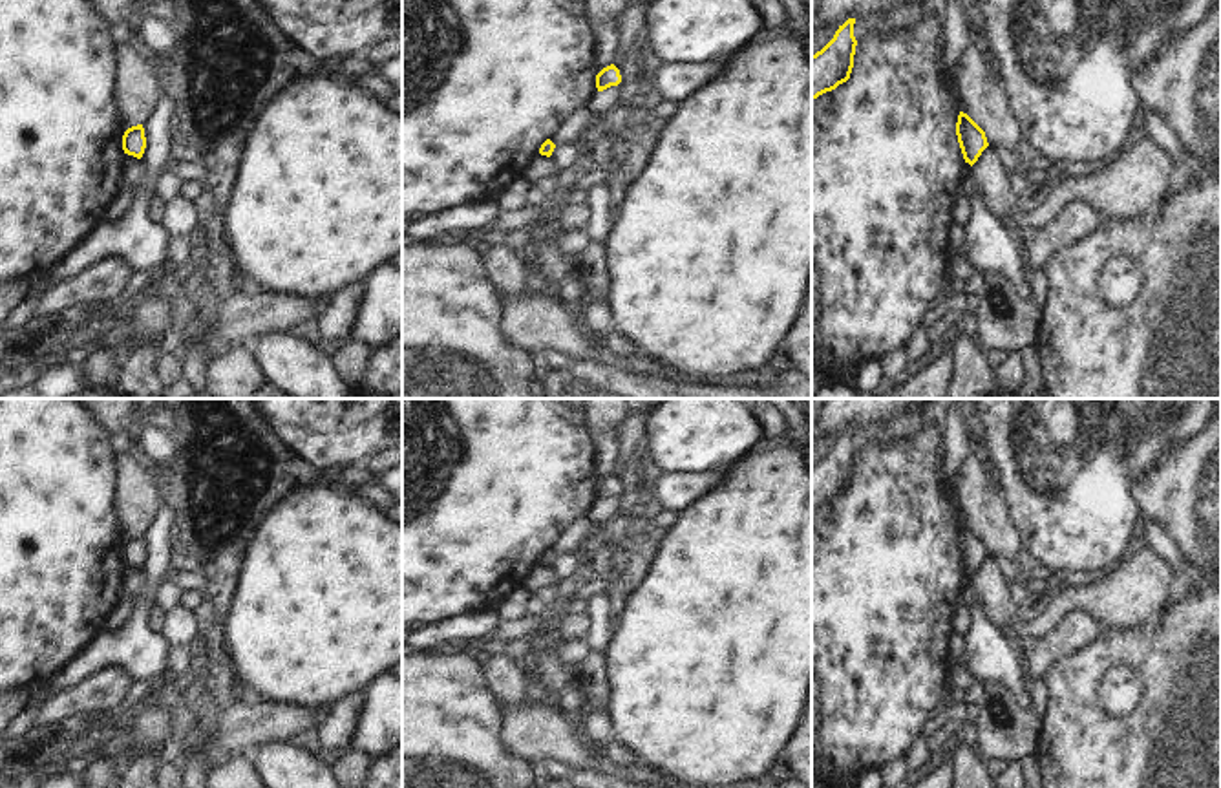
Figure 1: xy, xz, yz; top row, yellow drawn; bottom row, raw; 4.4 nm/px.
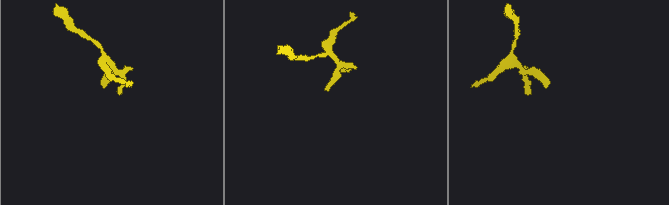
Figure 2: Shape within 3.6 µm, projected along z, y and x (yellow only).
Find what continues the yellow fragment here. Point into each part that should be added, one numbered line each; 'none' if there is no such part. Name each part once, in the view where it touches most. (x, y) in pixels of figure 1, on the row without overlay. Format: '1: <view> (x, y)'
none

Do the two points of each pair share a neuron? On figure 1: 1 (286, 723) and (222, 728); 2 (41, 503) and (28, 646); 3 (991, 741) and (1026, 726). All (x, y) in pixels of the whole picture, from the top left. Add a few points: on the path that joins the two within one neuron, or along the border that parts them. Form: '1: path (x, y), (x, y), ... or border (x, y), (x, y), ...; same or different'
1: path (269, 723), (238, 726); same
2: path (39, 538), (39, 549), (28, 560), (28, 611); same
3: path (1000, 737), (1008, 730), (1017, 728); same

